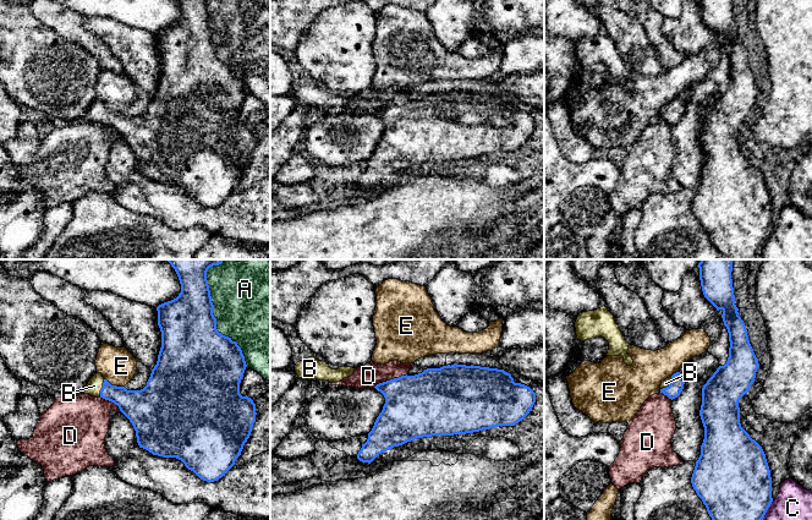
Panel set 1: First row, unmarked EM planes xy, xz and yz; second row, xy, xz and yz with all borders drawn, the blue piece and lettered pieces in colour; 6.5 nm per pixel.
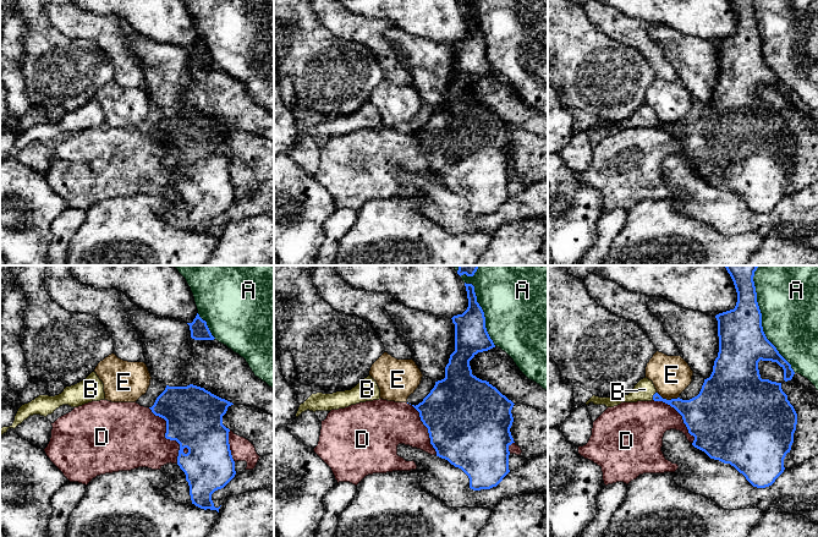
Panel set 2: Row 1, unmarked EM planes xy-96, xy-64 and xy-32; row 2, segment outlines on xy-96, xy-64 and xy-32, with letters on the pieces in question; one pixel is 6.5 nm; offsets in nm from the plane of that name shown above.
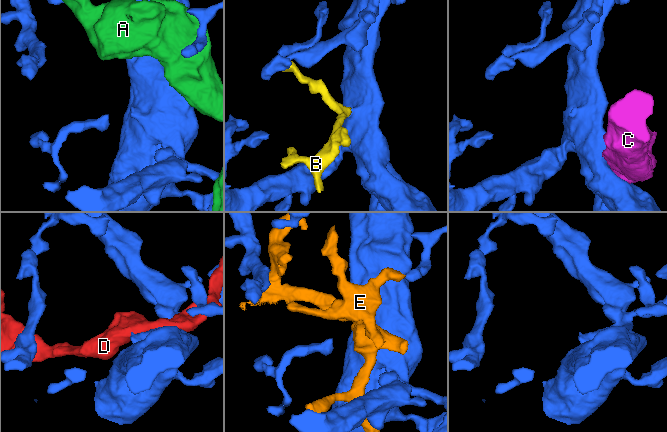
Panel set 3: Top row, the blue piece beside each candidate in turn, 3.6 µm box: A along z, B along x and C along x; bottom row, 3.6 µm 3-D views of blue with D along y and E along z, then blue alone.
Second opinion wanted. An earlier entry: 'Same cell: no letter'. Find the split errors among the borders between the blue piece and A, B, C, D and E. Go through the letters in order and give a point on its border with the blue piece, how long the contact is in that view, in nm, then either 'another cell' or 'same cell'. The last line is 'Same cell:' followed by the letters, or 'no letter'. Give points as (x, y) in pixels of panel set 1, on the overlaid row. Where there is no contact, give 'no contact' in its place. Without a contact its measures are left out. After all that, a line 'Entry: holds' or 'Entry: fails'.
A: meets blue in xy at (212, 313); contact 700 nm long; another cell
B: meets blue in xy at (102, 388); contact 120 nm long; same cell
C: meets blue in yz at (767, 509); contact 150 nm long; another cell
D: meets blue in xz at (390, 379); contact 240 nm long; another cell
E: meets blue in xy at (114, 386); contact 150 nm long; another cell
Same cell: B
Entry: fails

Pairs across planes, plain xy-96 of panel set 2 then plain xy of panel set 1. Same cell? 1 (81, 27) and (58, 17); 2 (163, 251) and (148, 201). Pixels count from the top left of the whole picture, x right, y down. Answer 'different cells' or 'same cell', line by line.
1: same cell
2: different cells

